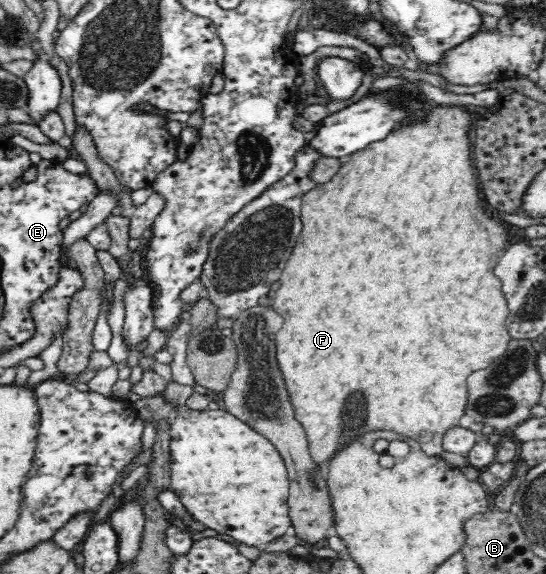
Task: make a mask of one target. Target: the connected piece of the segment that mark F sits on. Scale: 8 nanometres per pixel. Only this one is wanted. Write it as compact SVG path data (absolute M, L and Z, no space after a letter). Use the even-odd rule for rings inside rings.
M440 105L439 108L433 108L431 114L423 120L423 122L415 122L401 126L391 132L385 140L381 142L375 142L367 146L365 150L361 150L358 153L353 153L349 158L343 159L343 164L340 166L338 173L329 181L320 185L317 185L315 189L310 190L307 194L302 196L302 206L300 211L300 219L302 220L302 231L295 243L291 256L288 258L287 264L281 273L281 288L275 291L275 298L273 303L269 306L275 313L283 316L283 328L279 330L277 334L277 362L279 362L279 370L283 372L283 378L285 378L285 384L287 384L287 392L289 392L289 398L291 398L291 406L295 406L295 418L301 422L301 426L305 428L307 432L307 438L309 438L309 450L311 450L311 456L315 458L315 462L319 466L327 464L332 459L332 454L344 449L343 446L347 446L347 442L353 442L355 438L359 438L359 434L367 434L371 430L391 430L391 432L397 432L397 434L405 434L406 438L415 439L419 446L423 449L423 452L427 456L434 457L440 456L444 451L442 447L444 434L451 430L453 427L460 425L459 420L461 416L466 414L466 404L468 403L468 386L467 379L471 373L475 371L485 369L487 366L497 360L501 354L505 353L508 349L511 335L507 332L506 320L509 314L509 308L507 308L507 302L501 294L501 282L499 278L495 278L493 274L493 268L495 268L495 260L499 258L499 254L502 254L503 246L507 244L507 229L503 227L505 225L501 220L498 220L494 215L489 218L481 206L481 192L477 188L478 181L475 181L475 168L472 158L472 129L473 120L476 112L466 106L453 106L453 105ZM363 244L389 244L389 250L369 250L367 246Z

